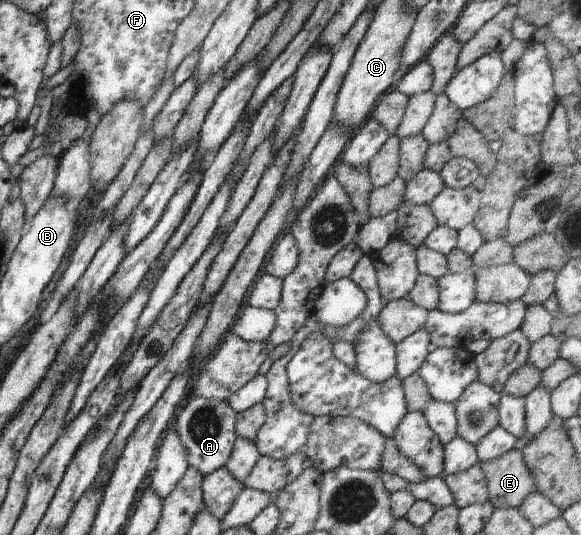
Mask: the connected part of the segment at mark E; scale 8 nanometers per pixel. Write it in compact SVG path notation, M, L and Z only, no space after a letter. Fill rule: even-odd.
M520 448L480 465L486 479L488 502L494 508L520 508L524 499L538 492Z

